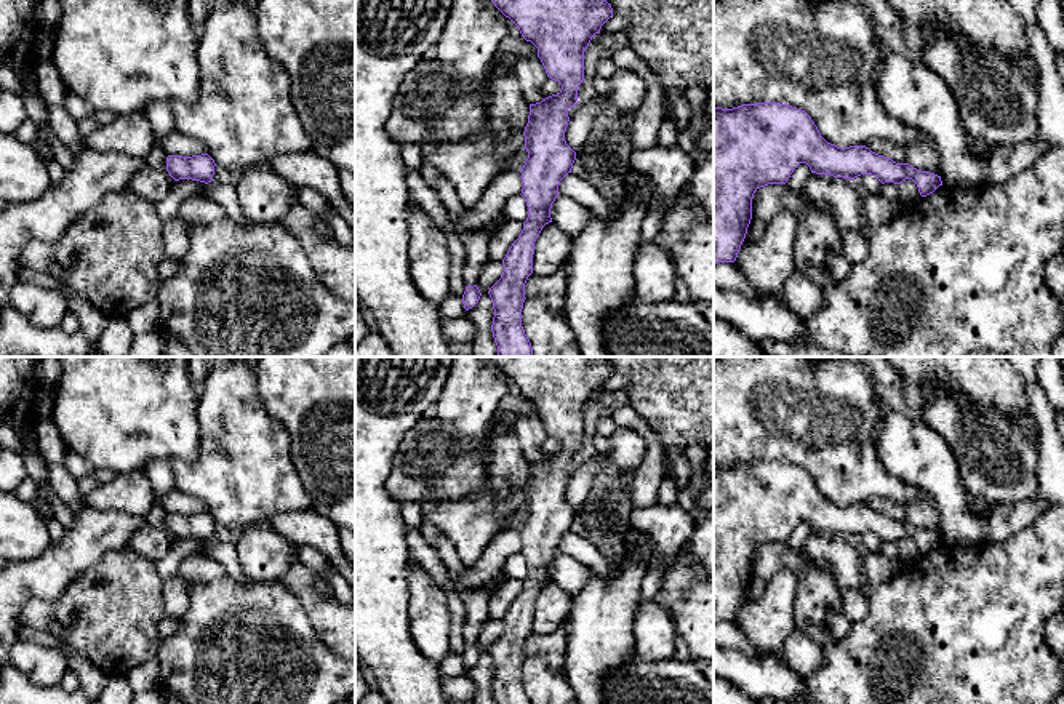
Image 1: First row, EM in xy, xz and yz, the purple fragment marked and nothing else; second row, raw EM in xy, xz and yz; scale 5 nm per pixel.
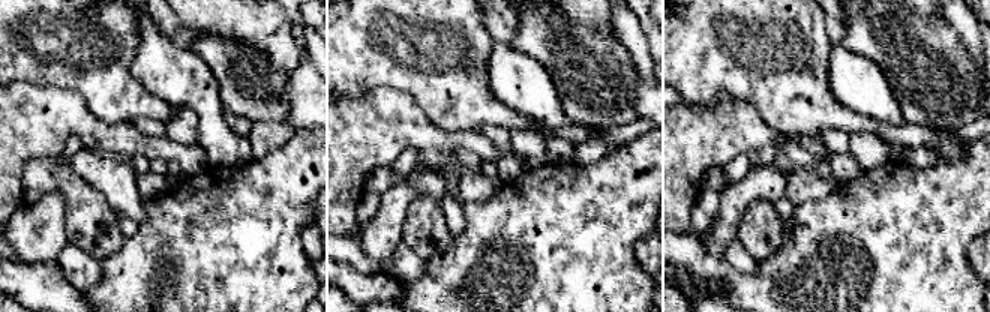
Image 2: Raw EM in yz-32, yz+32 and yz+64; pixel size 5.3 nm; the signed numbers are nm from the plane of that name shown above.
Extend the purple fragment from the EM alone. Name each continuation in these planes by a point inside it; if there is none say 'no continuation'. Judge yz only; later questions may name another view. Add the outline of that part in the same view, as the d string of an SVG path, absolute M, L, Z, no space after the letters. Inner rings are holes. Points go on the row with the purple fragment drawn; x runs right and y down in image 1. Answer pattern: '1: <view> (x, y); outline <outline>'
no continuation

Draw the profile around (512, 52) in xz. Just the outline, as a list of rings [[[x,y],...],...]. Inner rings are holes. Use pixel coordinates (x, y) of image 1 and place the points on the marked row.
[[[506,42],[502,48],[504,48],[502,69],[507,72],[514,72],[515,62],[520,56],[538,56],[538,48],[531,42],[522,45]]]

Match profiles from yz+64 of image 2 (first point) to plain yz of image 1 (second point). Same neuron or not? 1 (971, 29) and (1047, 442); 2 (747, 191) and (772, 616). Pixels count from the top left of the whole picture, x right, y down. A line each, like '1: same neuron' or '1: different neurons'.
1: same neuron
2: same neuron

